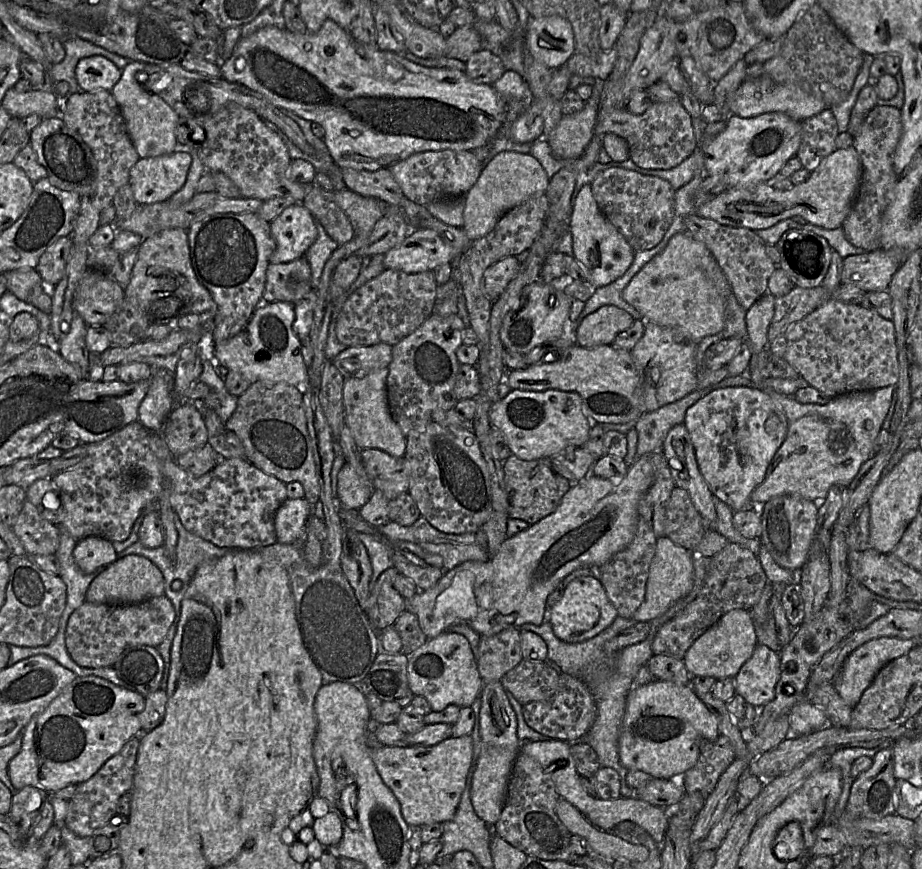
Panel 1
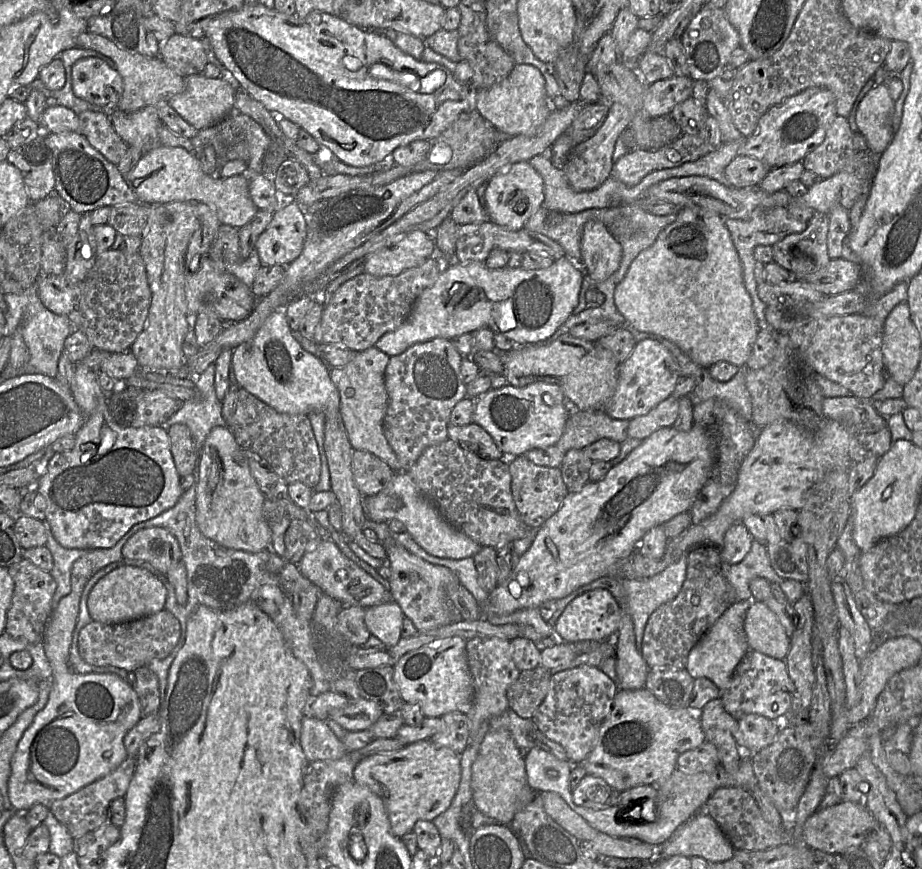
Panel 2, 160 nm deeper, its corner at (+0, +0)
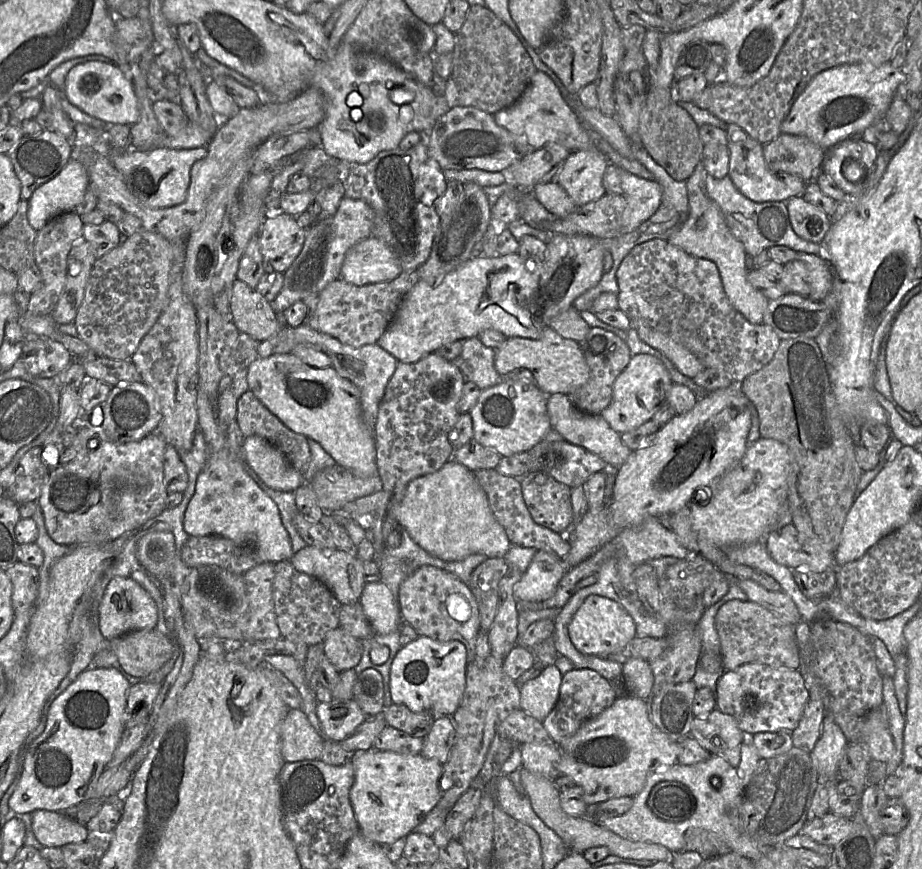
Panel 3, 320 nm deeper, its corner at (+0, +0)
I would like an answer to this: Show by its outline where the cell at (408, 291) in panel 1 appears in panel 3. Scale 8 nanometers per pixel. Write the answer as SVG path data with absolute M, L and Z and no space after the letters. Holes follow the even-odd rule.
M418 269L402 271L391 281L363 286L347 283L339 277L319 293L316 311L306 323L312 329L352 347L375 344L393 321L407 293L418 281Z

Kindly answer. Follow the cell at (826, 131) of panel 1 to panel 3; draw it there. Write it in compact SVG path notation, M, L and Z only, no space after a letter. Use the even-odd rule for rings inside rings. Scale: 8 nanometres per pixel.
M862 138L844 139L829 149L821 172L829 175L846 194L866 194L878 149Z

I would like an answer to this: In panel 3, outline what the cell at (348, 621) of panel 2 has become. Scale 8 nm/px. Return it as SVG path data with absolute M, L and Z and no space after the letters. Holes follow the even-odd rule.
M337 627L327 634L324 640L324 653L340 673L353 669L362 657L362 640Z

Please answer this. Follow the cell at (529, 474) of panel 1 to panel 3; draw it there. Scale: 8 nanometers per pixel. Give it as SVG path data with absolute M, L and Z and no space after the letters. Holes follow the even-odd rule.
M543 471L528 472L522 477L515 478L521 478L523 499L533 520L556 533L566 534L573 525L571 488Z

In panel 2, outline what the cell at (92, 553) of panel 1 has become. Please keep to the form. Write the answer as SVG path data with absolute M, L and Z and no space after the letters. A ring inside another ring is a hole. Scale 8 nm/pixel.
M80 557L73 563L71 570L72 591L66 597L64 597L57 605L57 607L51 612L44 630L43 647L46 657L52 668L51 689L45 707L36 714L31 725L23 733L11 760L11 773L8 780L8 798L11 803L12 809L14 809L16 812L27 812L35 804L50 805L50 803L52 803L53 801L62 799L112 772L128 757L124 745L124 737L127 732L132 727L134 727L135 724L137 724L137 722L141 719L139 698L128 681L125 681L120 676L112 673L79 674L70 669L68 657L70 652L71 639L79 612L79 601L86 583L92 576L93 570L91 564L85 557Z

